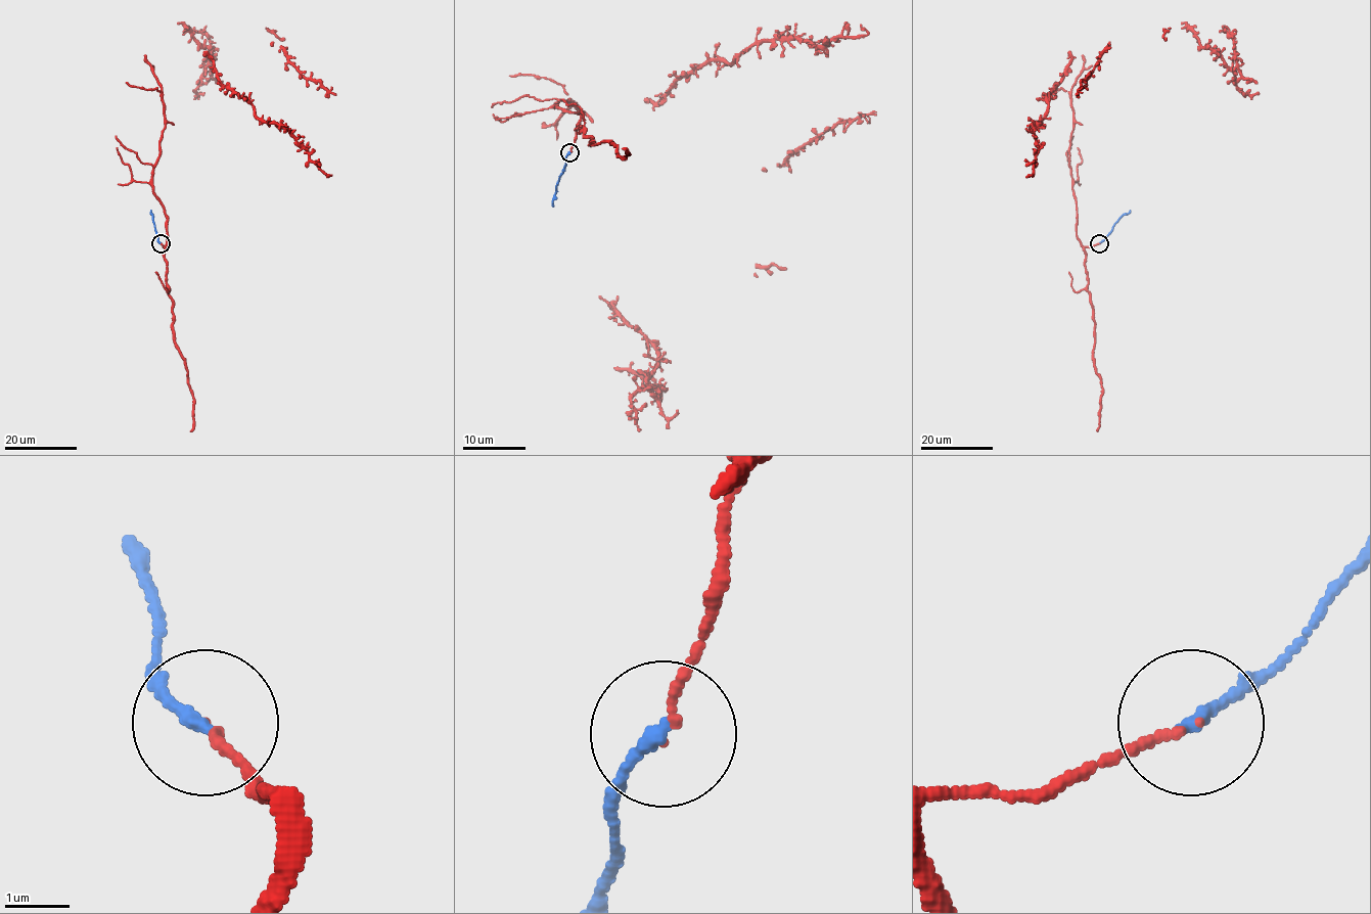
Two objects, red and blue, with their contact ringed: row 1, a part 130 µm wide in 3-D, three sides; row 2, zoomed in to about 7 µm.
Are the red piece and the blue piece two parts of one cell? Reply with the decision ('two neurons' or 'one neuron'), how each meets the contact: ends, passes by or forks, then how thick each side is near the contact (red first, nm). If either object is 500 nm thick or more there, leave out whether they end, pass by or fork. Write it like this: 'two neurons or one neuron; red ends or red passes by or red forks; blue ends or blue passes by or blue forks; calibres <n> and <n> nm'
one neuron; red ends; blue ends; calibres 90 and 190 nm

